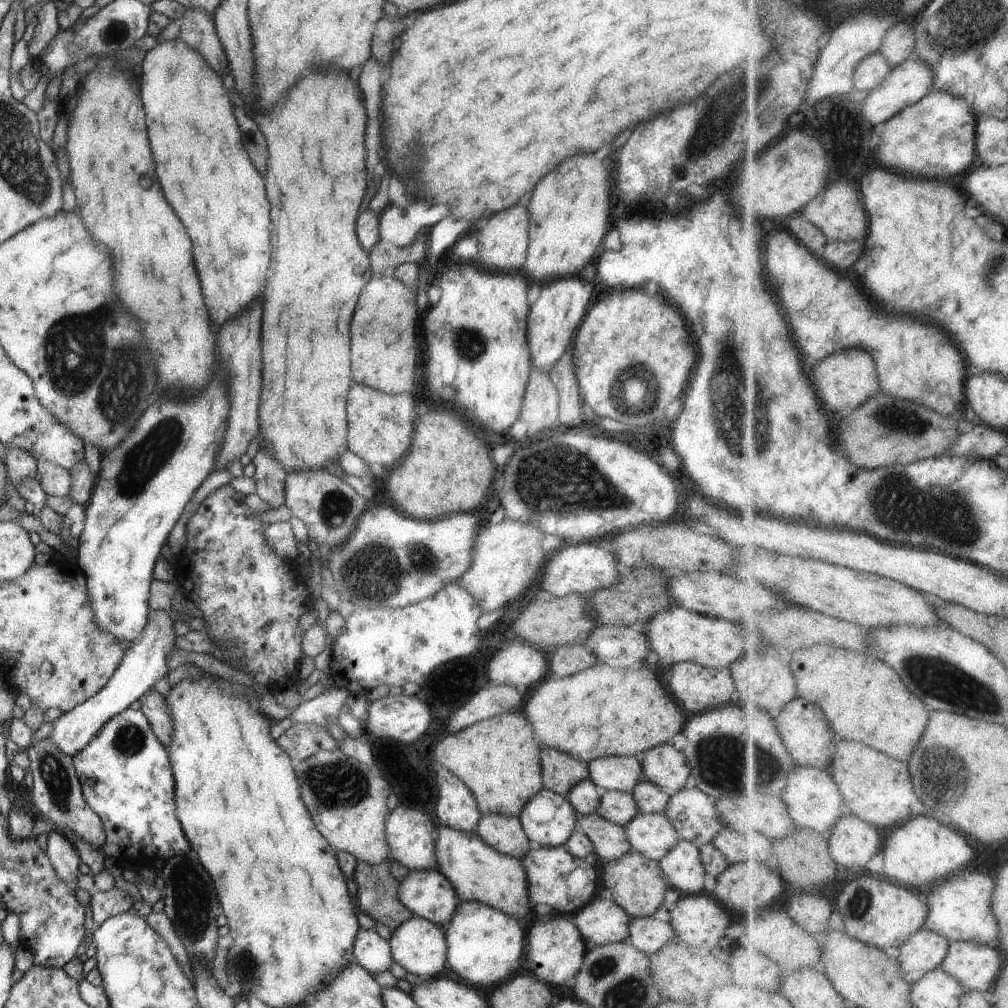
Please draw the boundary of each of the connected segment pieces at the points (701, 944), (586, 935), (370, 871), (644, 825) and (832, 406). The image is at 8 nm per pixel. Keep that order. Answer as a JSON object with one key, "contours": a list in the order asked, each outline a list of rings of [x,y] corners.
{"contours":[[[[701,893],[700,895],[682,895],[681,900],[678,900],[676,907],[669,914],[669,924],[675,931],[677,940],[688,947],[695,947],[702,951],[710,952],[714,950],[714,948],[720,947],[720,942],[722,942],[724,938],[730,940],[730,938],[726,938],[726,936],[724,936],[724,934],[726,934],[724,930],[730,930],[730,928],[732,928],[732,922],[730,922],[730,918],[732,918],[732,916],[708,893]]],[[[599,896],[572,917],[587,949],[627,941],[633,920],[612,900]]],[[[390,859],[380,865],[360,861],[353,876],[358,884],[356,906],[362,913],[384,924],[391,932],[414,917],[400,903],[398,892],[401,882],[394,879]]],[[[639,813],[624,828],[632,851],[652,861],[660,862],[680,842],[664,813]]],[[[847,349],[831,355],[814,366],[810,370],[809,376],[813,378],[814,387],[821,397],[824,408],[832,410],[832,412],[859,408],[882,391],[876,360],[870,352],[861,349]]]]}

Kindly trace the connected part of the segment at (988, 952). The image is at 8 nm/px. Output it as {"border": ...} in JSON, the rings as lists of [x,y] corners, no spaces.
{"border":[[[952,941],[951,952],[943,968],[954,974],[970,991],[982,991],[988,995],[988,990],[992,990],[992,986],[997,984],[996,980],[1003,974],[1004,956],[992,945],[977,941]]]}

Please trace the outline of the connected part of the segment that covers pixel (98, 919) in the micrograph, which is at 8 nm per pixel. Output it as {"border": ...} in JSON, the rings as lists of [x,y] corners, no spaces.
{"border":[[[116,887],[110,891],[91,892],[88,905],[90,905],[96,927],[102,925],[110,916],[127,913],[135,906],[133,898]]]}

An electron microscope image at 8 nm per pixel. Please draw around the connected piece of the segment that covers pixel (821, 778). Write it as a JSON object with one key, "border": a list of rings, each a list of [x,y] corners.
{"border":[[[798,766],[792,780],[790,780],[790,788],[784,794],[786,804],[790,806],[790,812],[794,816],[794,820],[800,826],[812,828],[824,836],[830,836],[834,826],[840,822],[840,818],[846,814],[844,812],[844,794],[840,792],[838,782],[834,780],[834,776],[826,770],[818,770],[818,768],[802,768]]]}

